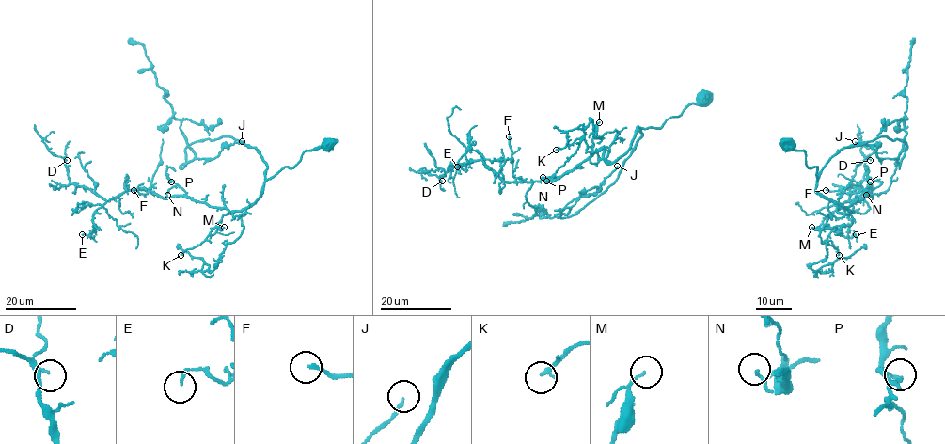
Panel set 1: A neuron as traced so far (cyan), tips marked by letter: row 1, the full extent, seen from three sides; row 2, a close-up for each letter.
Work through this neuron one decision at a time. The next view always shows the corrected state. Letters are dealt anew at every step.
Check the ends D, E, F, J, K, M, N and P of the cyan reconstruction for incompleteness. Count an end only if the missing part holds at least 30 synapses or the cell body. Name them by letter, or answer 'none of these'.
K, M

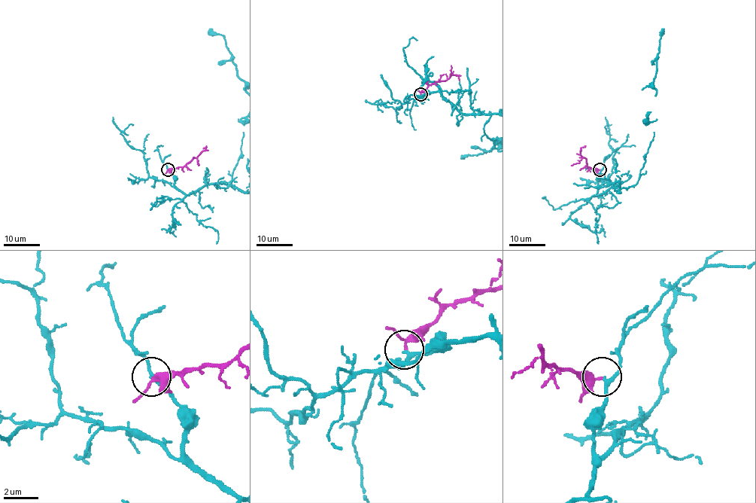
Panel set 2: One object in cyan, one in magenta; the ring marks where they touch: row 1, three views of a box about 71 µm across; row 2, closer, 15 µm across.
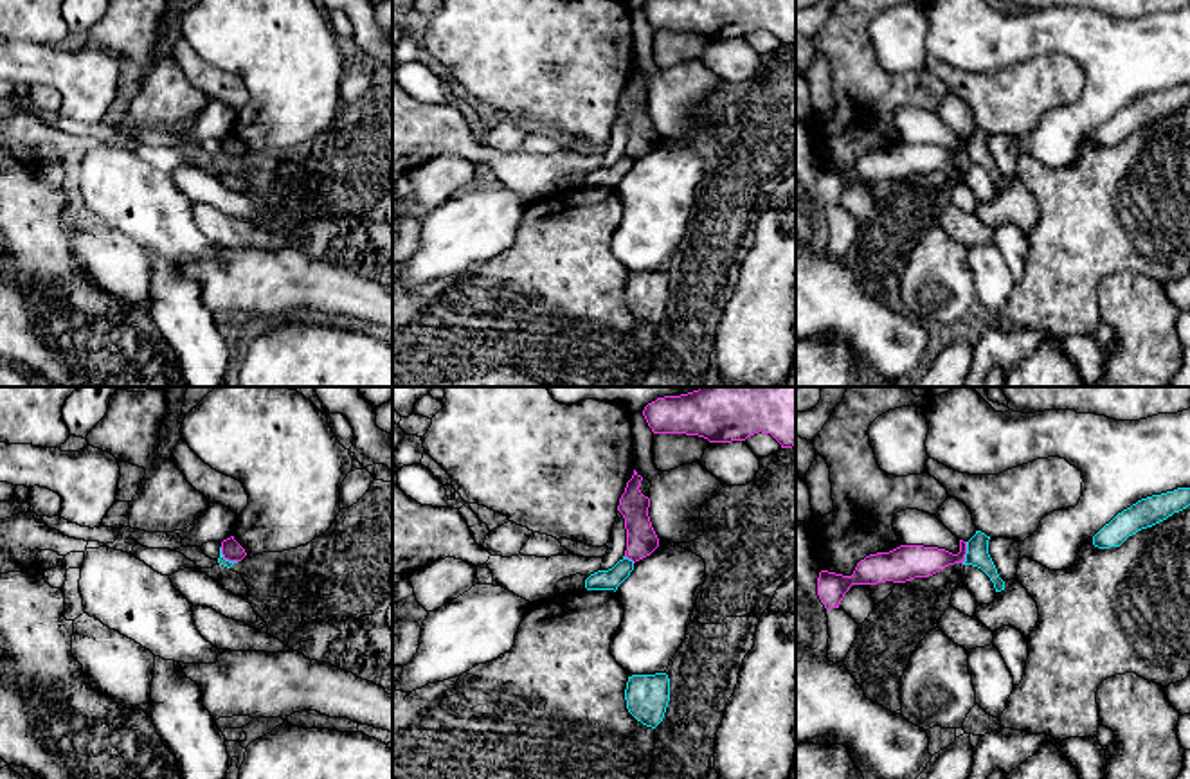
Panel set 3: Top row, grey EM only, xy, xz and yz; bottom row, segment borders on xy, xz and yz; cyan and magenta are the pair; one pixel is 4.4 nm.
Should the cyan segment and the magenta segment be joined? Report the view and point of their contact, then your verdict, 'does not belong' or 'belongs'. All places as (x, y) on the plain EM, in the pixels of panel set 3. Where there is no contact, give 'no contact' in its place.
yz (967, 150) | does not belong

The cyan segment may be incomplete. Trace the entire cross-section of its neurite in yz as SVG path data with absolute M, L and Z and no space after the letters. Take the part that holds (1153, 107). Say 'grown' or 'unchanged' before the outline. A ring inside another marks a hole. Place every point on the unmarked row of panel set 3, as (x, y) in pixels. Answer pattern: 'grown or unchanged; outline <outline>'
unchanged; outline M1177 85L1174 88L1141 95L1105 121L1093 133L1093 142L1098 146L1120 144L1129 133L1167 117L1188 103L1190 85Z

